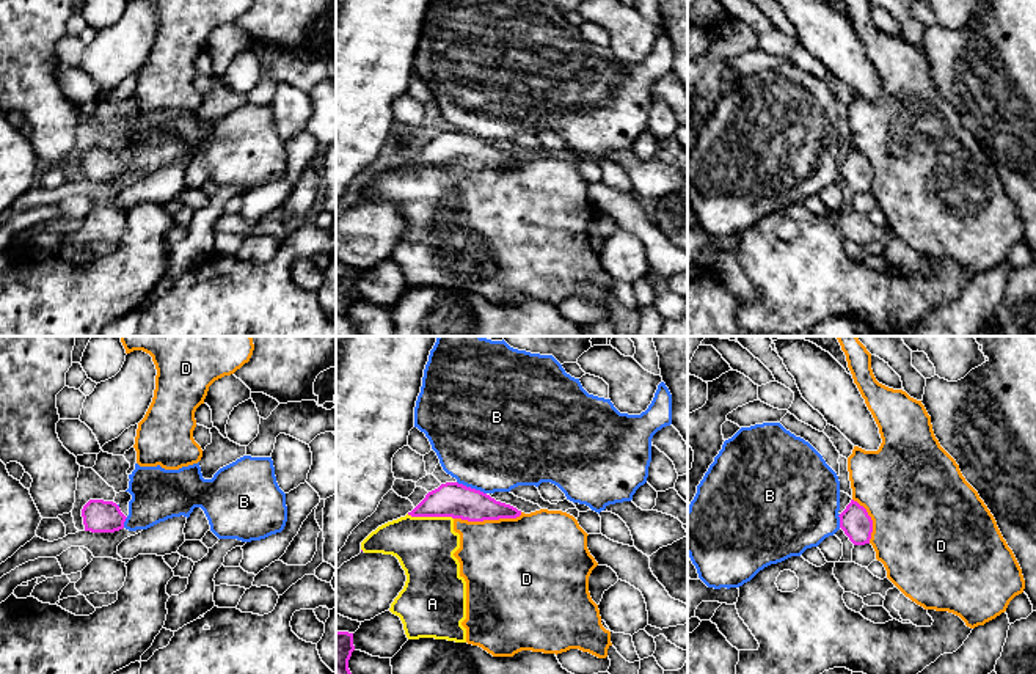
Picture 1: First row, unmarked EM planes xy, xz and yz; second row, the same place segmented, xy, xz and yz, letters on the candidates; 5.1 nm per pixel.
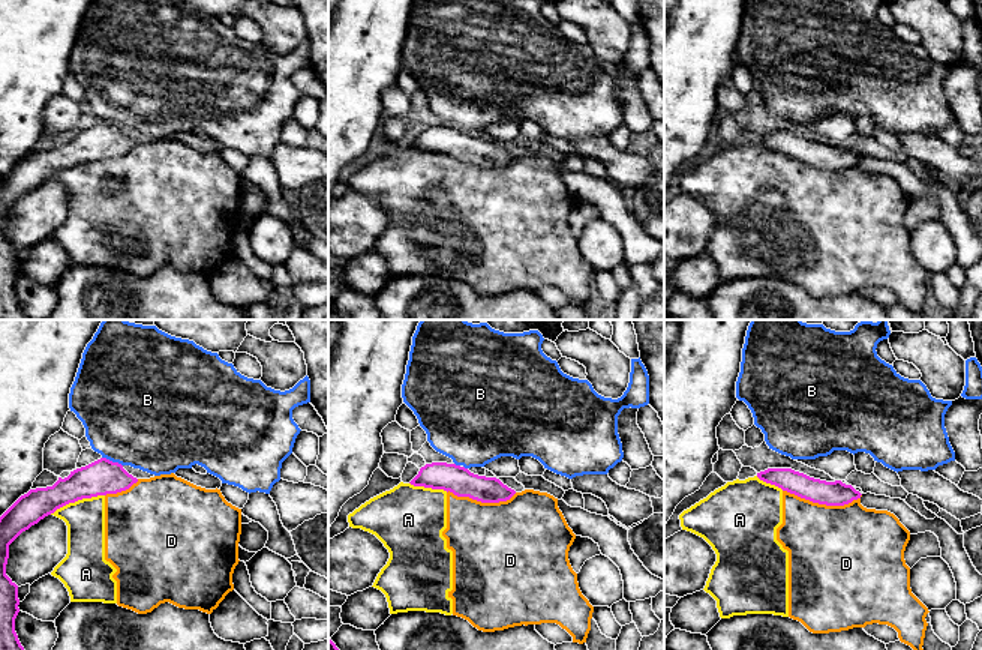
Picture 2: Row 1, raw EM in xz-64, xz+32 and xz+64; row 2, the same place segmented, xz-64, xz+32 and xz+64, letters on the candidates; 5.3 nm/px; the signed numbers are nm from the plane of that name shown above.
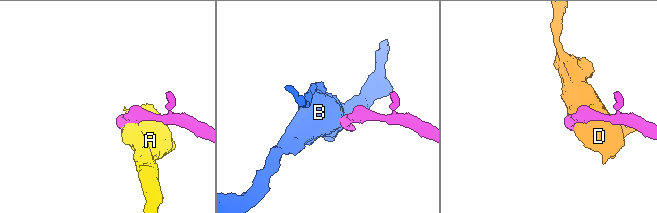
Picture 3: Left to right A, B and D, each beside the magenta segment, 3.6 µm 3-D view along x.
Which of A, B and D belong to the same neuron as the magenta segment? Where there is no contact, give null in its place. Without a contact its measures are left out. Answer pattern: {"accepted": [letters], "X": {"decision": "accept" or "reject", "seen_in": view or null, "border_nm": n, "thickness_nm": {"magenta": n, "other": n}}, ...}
{"accepted": [], "A": {"decision": "reject", "seen_in": "xz", "border_nm": 240, "thickness_nm": {"magenta": 180, "other": 300}}, "B": {"decision": "reject", "seen_in": "xz", "border_nm": 170, "thickness_nm": {"magenta": 180, "other": 500}}, "D": {"decision": "reject", "seen_in": "xz", "border_nm": 360, "thickness_nm": {"magenta": 180, "other": 460}}}

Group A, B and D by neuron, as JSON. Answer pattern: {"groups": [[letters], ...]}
{"groups": [["A", "D"], ["B"]]}

